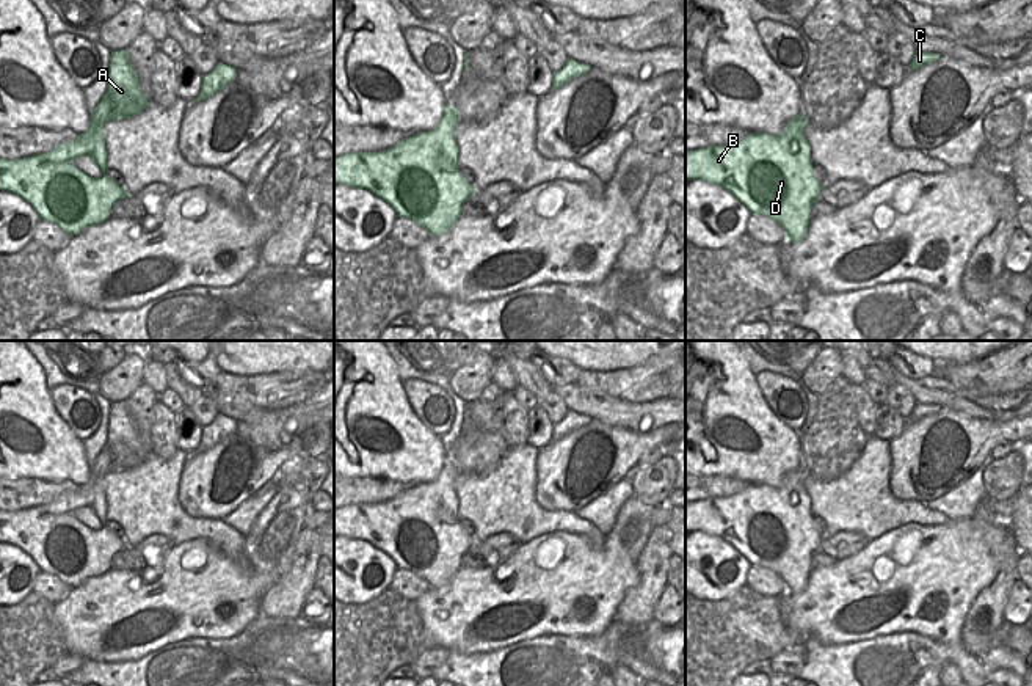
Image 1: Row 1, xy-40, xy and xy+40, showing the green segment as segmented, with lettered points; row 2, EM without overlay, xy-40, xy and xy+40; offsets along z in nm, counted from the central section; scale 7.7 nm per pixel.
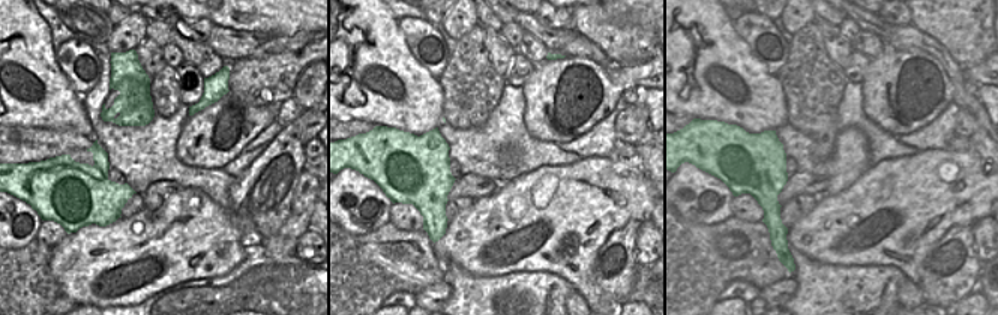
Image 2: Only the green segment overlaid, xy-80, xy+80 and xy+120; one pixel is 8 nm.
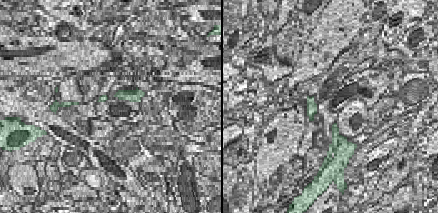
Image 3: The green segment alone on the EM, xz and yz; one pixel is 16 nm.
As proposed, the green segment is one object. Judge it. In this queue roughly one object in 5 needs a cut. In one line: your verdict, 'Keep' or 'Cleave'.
Cleave

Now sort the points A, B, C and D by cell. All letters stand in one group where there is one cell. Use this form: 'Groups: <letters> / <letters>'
Groups: A C / B D

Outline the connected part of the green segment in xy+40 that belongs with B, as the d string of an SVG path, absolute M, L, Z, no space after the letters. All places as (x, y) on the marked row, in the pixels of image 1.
M792 119L781 135L748 133L728 146L685 151L685 181L701 179L723 187L743 203L750 213L765 215L779 223L789 242L801 242L806 237L812 204L823 187L814 177L811 149L803 130L805 127L798 127L797 119Z

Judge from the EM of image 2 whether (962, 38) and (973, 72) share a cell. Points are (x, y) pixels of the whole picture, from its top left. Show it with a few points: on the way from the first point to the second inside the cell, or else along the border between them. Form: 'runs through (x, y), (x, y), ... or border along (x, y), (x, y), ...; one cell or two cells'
border along (982, 60), (962, 66); two cells

